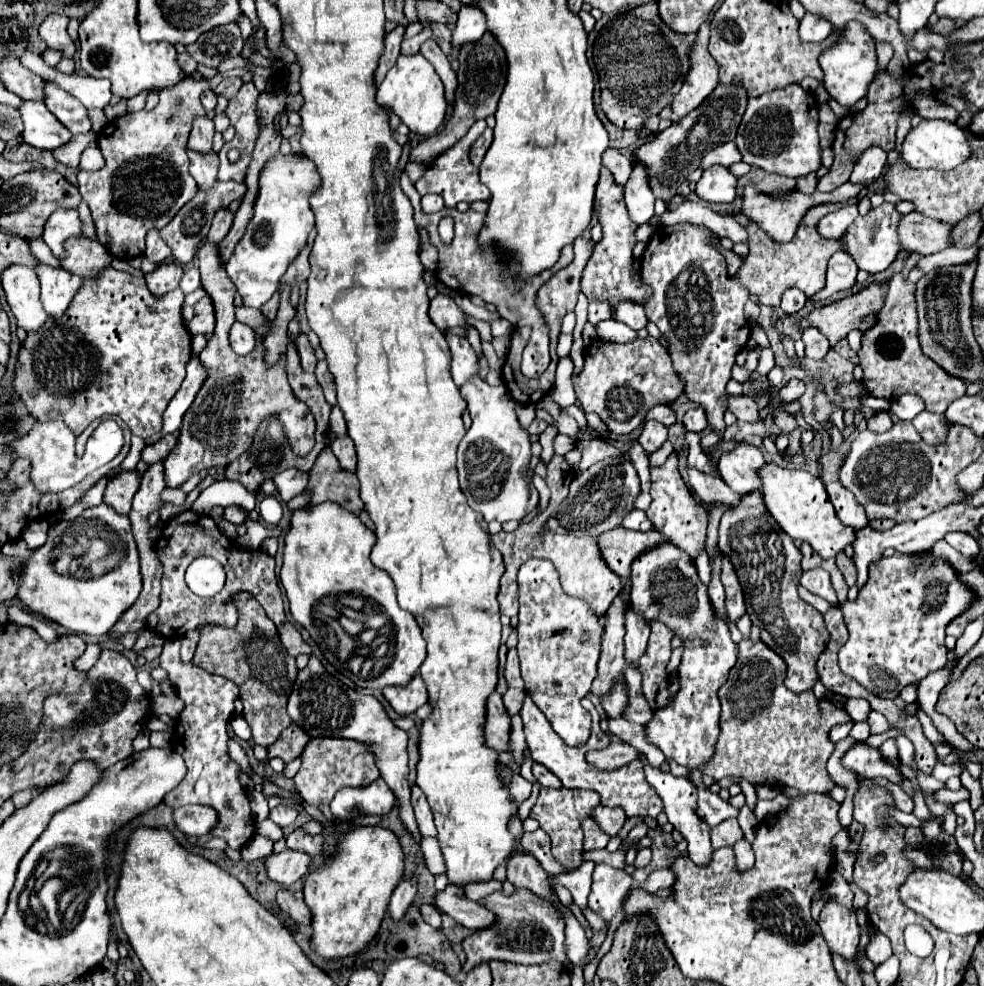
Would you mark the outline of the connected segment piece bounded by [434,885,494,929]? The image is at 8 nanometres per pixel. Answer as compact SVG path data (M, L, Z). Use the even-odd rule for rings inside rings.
M448 885L444 891L440 891L434 897L434 905L468 929L484 929L486 925L494 923L494 915L488 909L476 901L470 901L464 891L454 885Z

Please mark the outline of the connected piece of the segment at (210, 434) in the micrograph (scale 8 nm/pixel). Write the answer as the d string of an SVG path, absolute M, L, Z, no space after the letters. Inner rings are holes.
M218 245L202 247L198 253L198 261L202 287L212 297L216 309L216 329L214 335L208 339L206 349L200 353L200 363L206 369L206 379L194 403L184 415L184 423L180 429L178 445L174 445L174 453L170 453L170 457L166 457L164 461L166 487L178 487L194 473L212 467L226 467L230 465L230 461L236 461L242 453L246 453L246 449L250 449L254 433L262 421L280 421L290 449L300 457L310 453L316 441L314 415L302 401L294 397L290 389L286 373L286 353L282 353L274 365L268 365L264 359L262 343L246 357L240 357L230 349L228 331L234 323L236 287L218 259Z

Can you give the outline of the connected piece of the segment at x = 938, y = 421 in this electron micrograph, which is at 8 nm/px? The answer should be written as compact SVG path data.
M922 411L912 419L912 425L918 429L920 437L928 445L938 445L938 441L946 441L948 421L944 415L936 415L930 411Z

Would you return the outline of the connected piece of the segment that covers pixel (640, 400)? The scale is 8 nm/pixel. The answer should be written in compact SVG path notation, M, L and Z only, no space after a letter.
M654 337L630 343L592 341L584 351L582 371L572 375L572 385L584 413L598 413L612 433L634 431L654 405L668 405L684 391L664 345Z

